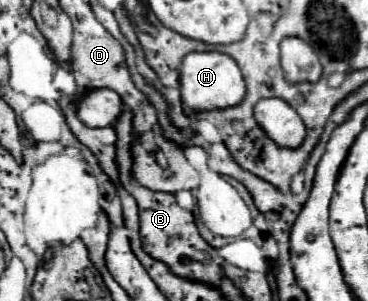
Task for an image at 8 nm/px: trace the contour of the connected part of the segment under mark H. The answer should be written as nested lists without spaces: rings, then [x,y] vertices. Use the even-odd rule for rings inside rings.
[[[190,52],[180,66],[180,92],[184,102],[184,112],[196,114],[208,108],[228,108],[242,102],[246,94],[246,84],[242,72],[232,56],[222,52]]]

